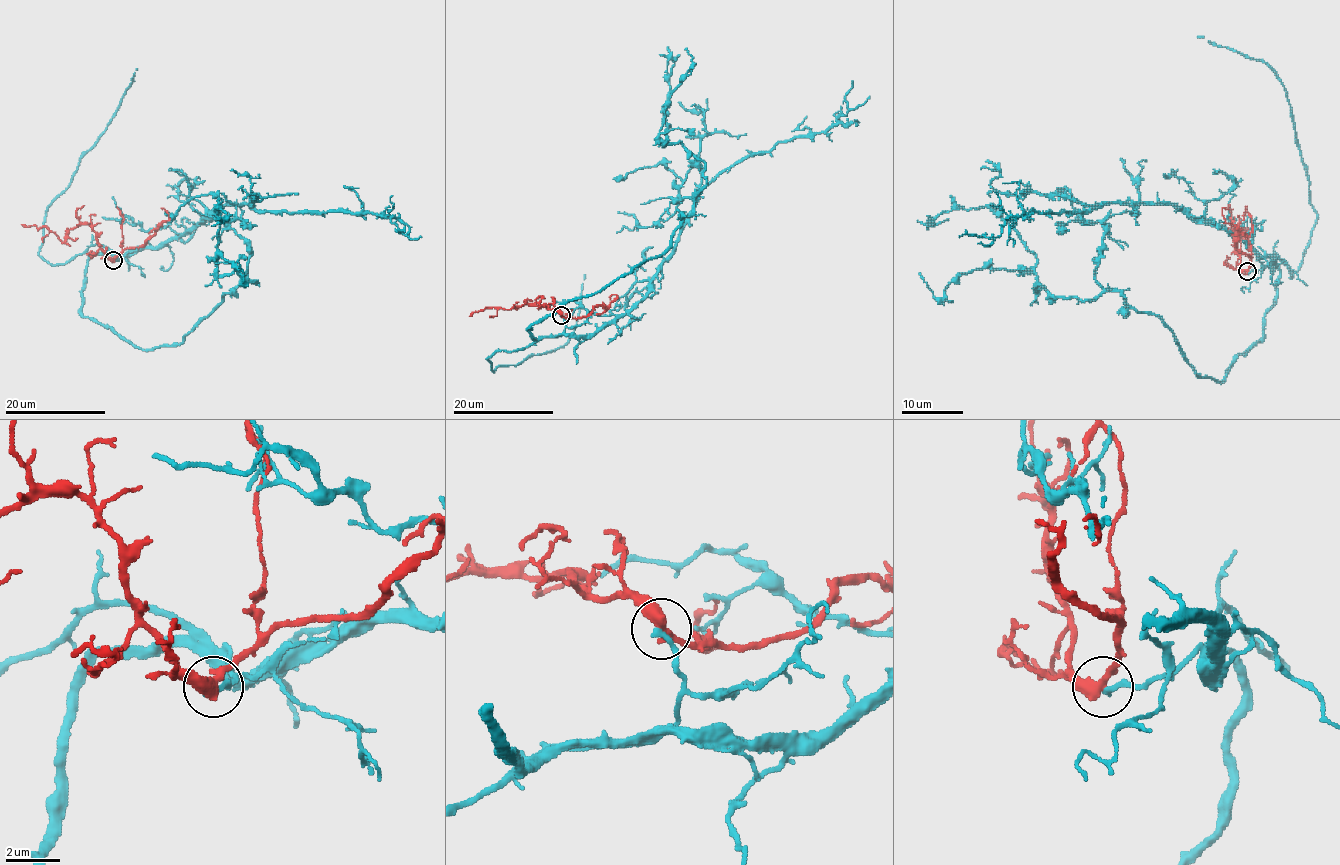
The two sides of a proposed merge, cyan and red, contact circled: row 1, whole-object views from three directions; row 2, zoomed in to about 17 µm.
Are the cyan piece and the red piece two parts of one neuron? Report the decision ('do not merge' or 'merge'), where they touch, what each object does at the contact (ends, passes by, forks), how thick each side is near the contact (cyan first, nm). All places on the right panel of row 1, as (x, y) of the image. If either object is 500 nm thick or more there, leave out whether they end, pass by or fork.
do not merge | (1247, 271) | cyan ends | red passes by | 240/400 nm

